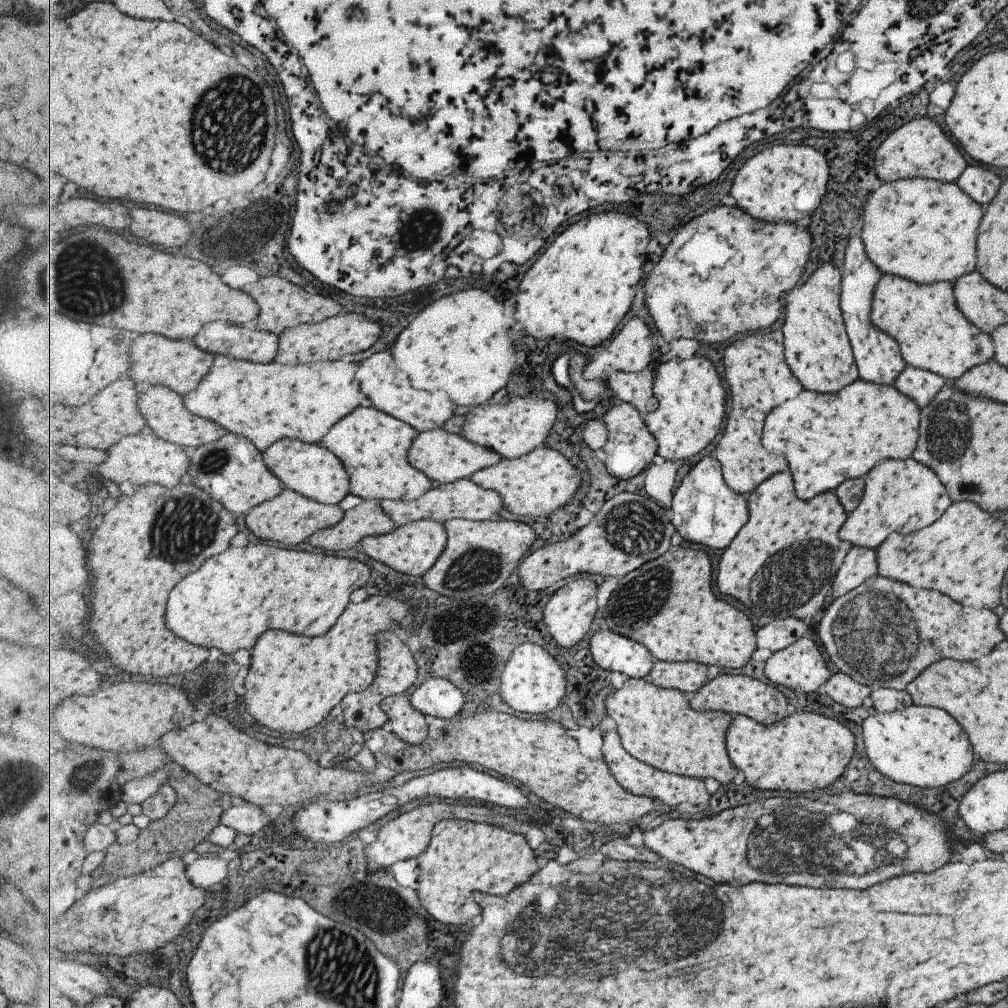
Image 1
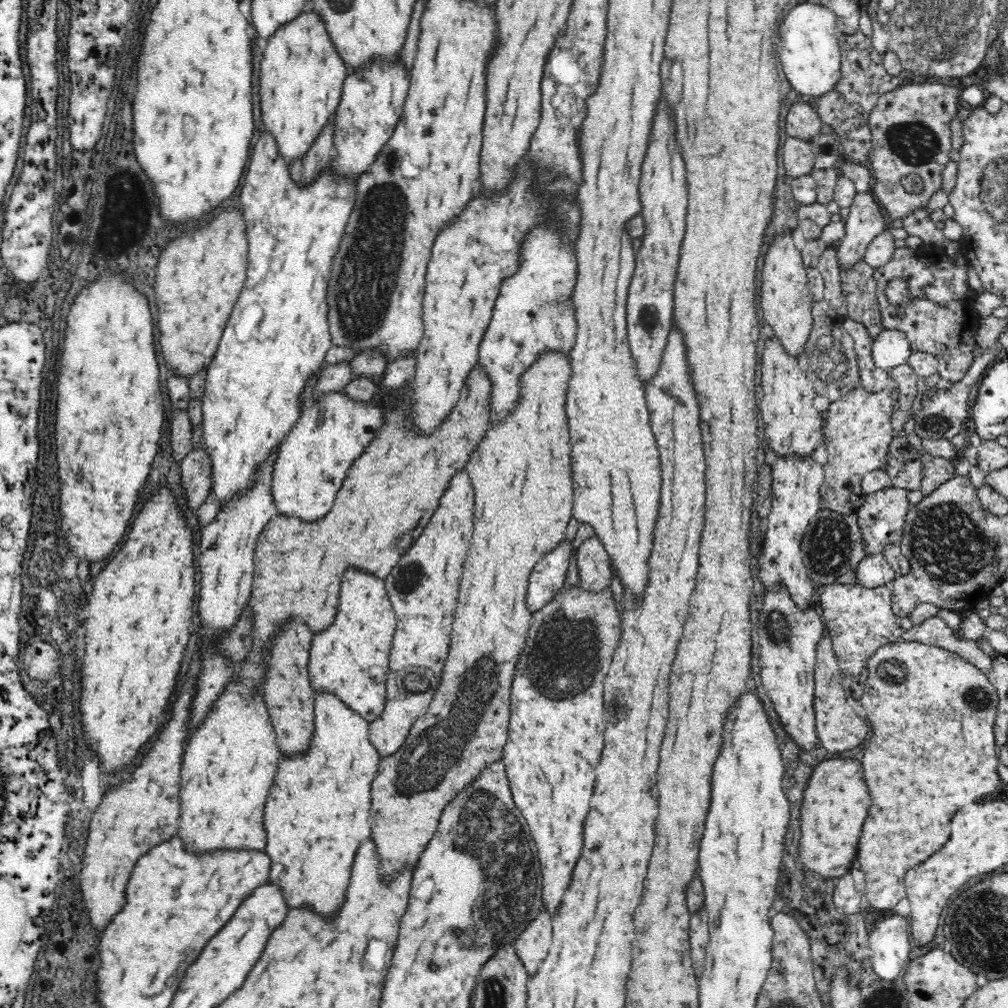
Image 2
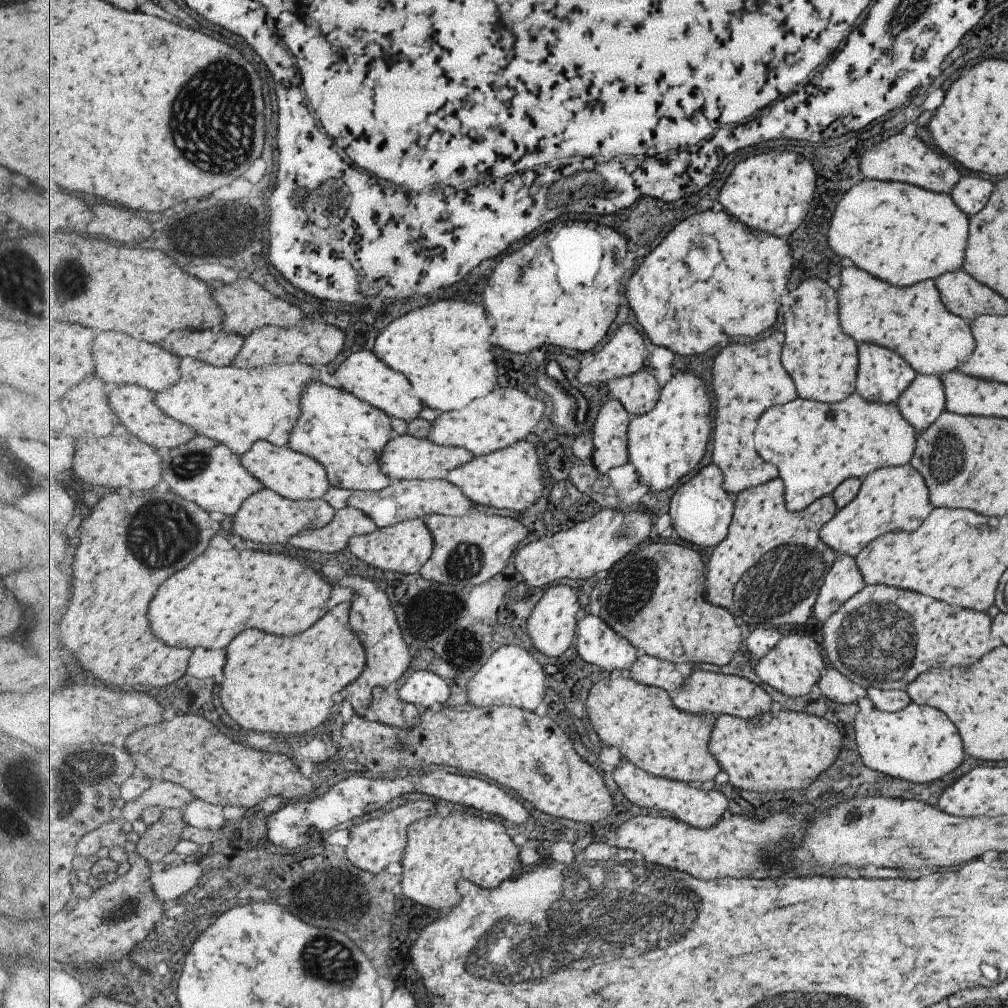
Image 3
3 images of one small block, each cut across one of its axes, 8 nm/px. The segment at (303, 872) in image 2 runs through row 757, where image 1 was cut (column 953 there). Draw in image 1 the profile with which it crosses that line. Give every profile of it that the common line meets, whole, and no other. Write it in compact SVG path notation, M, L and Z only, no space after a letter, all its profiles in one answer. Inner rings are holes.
M891 274L883 275L873 288L871 298L871 324L881 332L891 336L897 342L902 361L907 366L929 370L943 378L945 382L954 382L967 370L987 362L994 355L990 334L981 332L973 326L955 306L953 300L953 282L934 282L917 284L911 280Z

